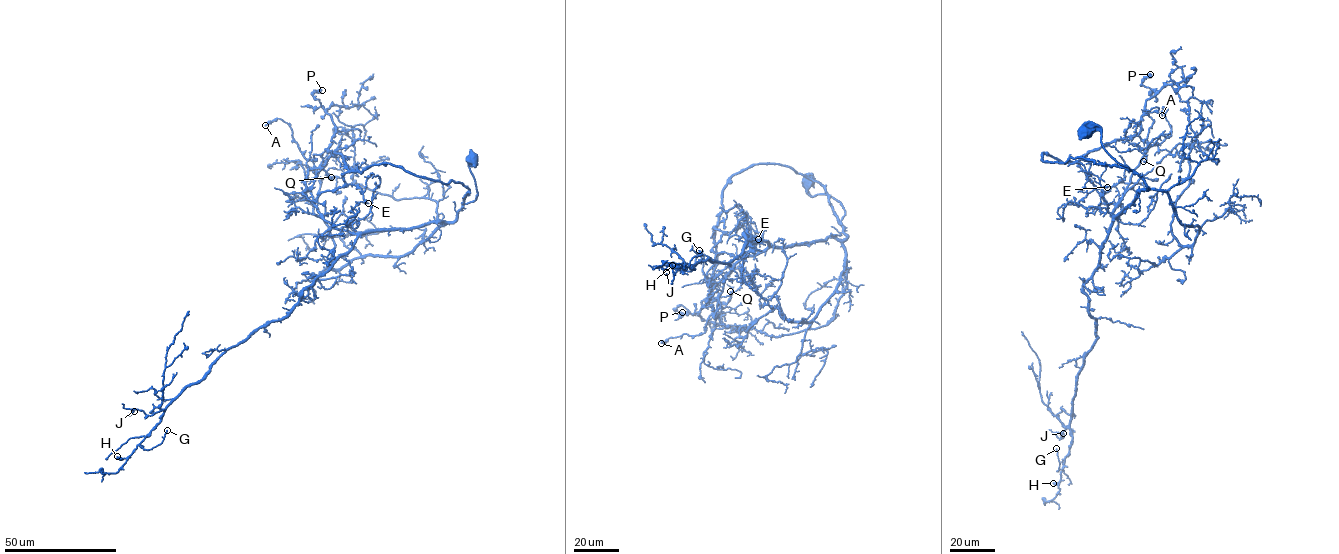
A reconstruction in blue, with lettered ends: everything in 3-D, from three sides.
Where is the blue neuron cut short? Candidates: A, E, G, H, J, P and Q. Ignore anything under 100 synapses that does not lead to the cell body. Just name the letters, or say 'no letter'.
no letter

